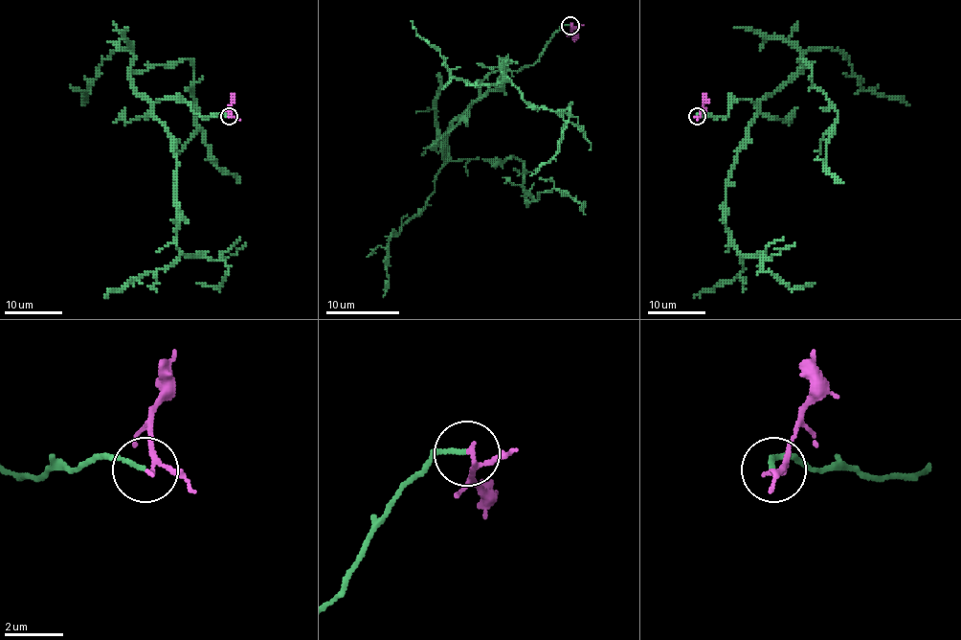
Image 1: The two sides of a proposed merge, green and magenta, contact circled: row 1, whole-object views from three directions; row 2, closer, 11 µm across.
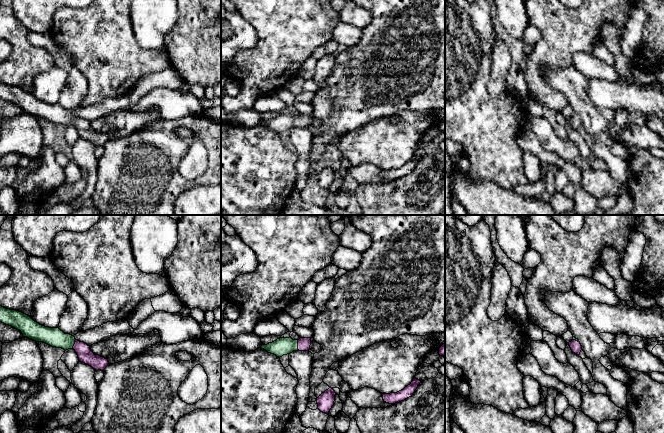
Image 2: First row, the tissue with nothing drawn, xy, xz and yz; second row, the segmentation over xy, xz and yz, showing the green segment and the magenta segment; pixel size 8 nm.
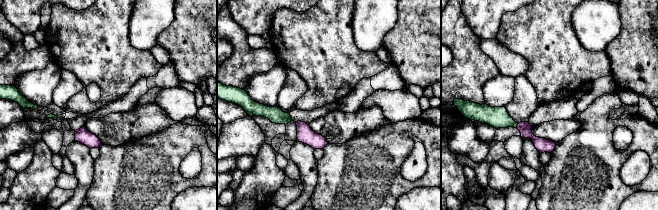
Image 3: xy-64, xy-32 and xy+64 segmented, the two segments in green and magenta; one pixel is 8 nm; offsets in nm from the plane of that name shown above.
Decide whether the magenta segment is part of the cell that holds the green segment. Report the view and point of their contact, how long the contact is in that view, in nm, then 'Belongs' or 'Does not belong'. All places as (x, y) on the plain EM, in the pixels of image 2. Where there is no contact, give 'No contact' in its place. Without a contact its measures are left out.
Touches green at xz (297, 121). Shared border 80 nm. Belongs

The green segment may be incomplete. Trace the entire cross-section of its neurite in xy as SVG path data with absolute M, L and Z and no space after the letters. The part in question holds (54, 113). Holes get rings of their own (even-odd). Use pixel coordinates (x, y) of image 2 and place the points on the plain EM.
M0 82L0 98L20 106L23 113L27 113L36 118L44 118L52 123L62 124L65 127L74 125L79 137L91 142L96 147L104 145L109 138L104 133L95 131L90 122L80 118L70 110L65 110L58 103L49 104L35 98L30 92Z

